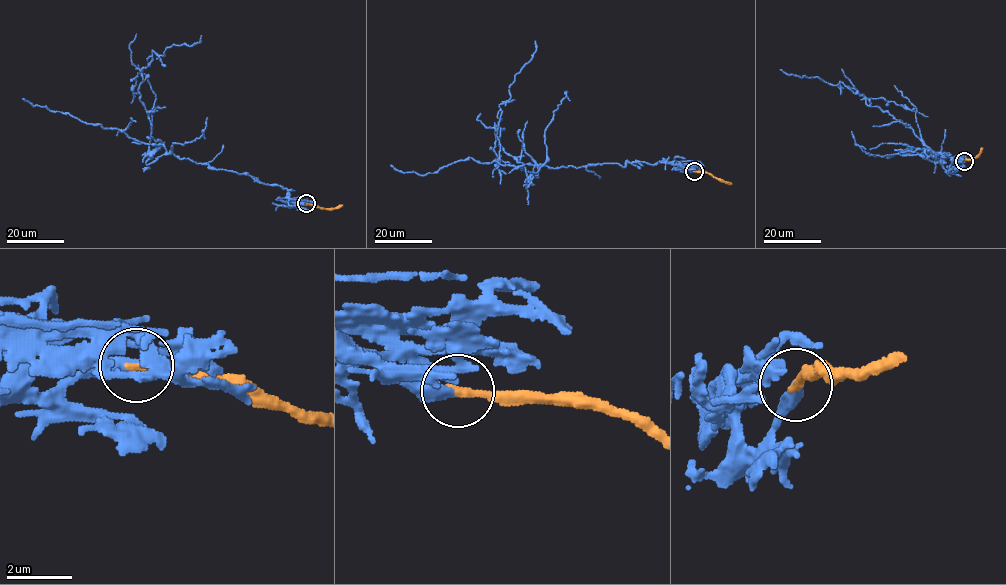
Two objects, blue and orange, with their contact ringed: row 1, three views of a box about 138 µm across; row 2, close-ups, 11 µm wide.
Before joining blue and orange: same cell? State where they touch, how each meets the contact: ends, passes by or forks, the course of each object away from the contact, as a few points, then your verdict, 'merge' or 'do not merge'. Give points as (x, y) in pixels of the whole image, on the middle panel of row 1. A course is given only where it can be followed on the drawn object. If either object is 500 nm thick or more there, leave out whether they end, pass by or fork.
place (694, 171); blue ends; orange ends; course blue (694, 171), (660, 160), (539, 165), (527, 176), (499, 145), (495, 126), (535, 41); course orange (694, 171), (704, 172), (731, 184); do not merge

